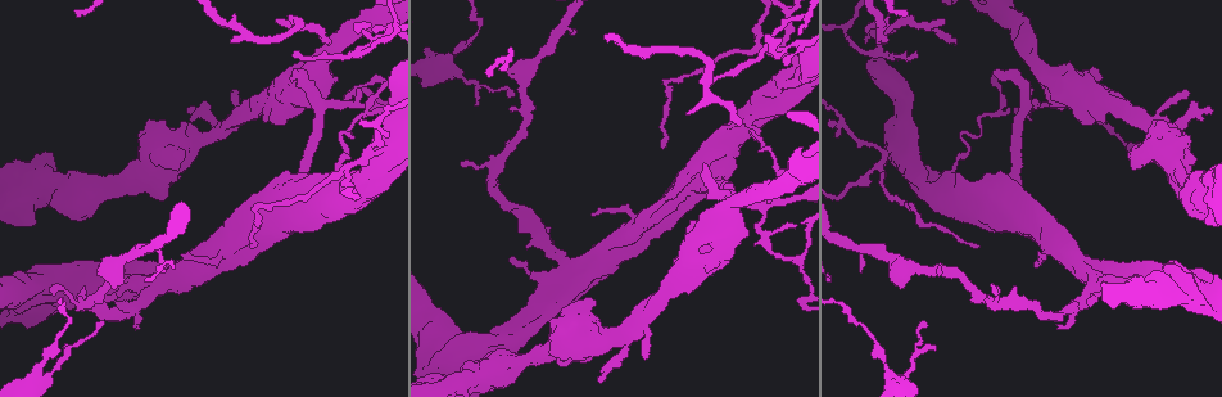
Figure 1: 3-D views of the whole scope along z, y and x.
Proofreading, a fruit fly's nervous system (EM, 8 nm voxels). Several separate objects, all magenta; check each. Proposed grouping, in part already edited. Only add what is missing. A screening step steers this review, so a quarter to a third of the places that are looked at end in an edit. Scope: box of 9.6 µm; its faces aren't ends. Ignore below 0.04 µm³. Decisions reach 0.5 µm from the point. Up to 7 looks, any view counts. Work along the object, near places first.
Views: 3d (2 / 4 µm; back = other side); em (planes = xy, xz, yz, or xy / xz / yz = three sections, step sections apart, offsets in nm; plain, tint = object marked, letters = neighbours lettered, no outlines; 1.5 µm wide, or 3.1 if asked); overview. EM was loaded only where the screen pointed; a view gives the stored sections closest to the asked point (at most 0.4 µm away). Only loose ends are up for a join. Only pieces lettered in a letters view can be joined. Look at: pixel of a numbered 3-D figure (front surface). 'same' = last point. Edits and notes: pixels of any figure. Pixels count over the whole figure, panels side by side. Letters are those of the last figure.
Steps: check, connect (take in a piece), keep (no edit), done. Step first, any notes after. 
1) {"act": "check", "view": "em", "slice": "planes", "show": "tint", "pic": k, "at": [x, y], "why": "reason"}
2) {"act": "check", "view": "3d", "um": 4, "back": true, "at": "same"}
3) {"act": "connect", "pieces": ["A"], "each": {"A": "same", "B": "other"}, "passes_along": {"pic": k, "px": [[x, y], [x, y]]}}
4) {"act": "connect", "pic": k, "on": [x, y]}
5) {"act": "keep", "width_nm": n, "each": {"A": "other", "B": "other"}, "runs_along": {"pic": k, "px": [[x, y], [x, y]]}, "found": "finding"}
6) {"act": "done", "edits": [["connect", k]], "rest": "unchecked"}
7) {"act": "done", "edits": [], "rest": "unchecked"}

{"act": "check", "view": "em", "slice": "planes", "show": "tint", "pic": 1, "at": [1208, 111], "why": "free end"}

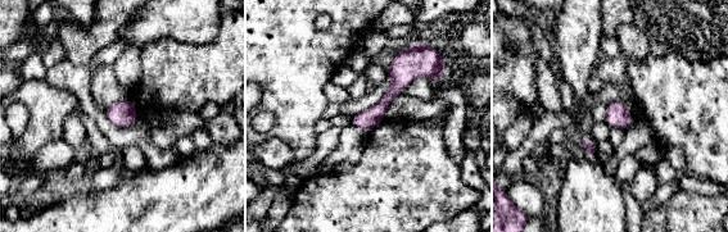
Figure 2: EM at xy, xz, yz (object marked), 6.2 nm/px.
{"act": "check", "view": "em", "slice": "planes", "show": "letters", "at": "same", "why": "what lies round it"}

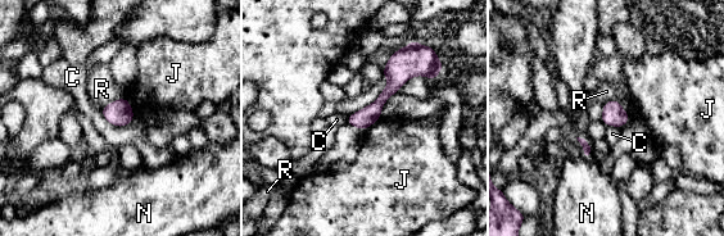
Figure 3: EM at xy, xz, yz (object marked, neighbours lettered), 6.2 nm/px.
{"act": "keep", "each": {"C": "other", "J": "other", "N": "other", "R": "other"}, "runs_along": {"pic": 3, "px": [[410, 55], [381, 100], [351, 121]]}, "found": "none of them fits"}

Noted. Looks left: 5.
{"act": "check", "view": "em", "slice": "planes", "show": "letters", "pic": 1, "at": [180, 255]}

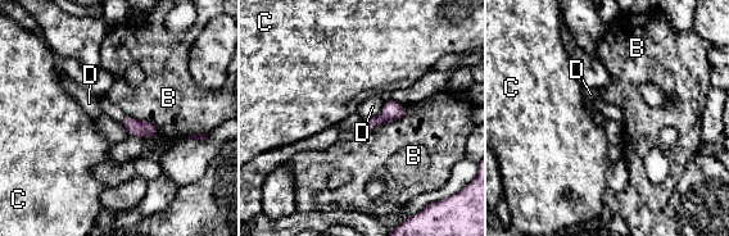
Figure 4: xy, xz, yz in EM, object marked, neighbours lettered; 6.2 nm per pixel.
{"act": "keep", "width_nm": 80, "each": {"B": "other", "C": "other", "D": "other"}, "border": {"pic": 4, "px": [[386, 100], [377, 114], [366, 119]]}, "found": "none of them fits"}

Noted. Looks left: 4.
{"act": "check", "view": "em", "slice": "xy", "step": 8, "show": "letters", "pic": 1, "at": [956, 43], "why": "free end"}

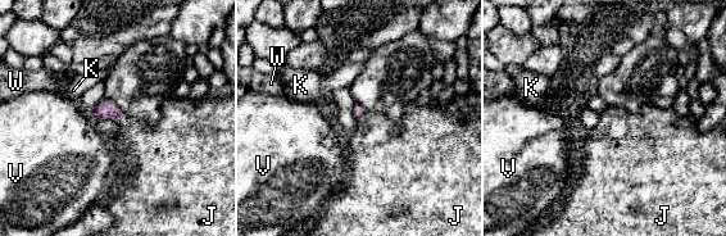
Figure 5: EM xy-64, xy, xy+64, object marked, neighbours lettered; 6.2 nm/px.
{"act": "connect", "pieces": ["J"], "each": {"J": "same", "K": "other", "V": "other", "W": "other"}, "passes_along": {"pic": 5, "px": [[358, 110], [362, 114], [380, 149]]}, "found": "the neuron continues"}

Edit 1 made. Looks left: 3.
{"act": "done", "edits": [["connect", 5]], "rest": "unchecked"}

